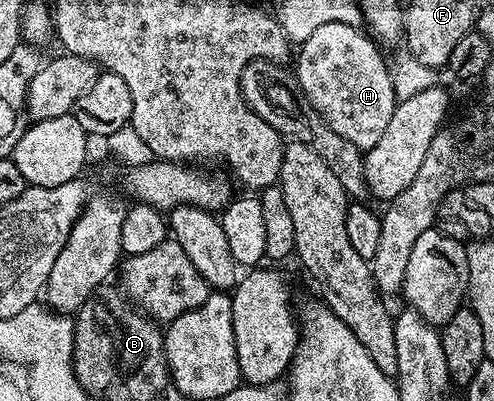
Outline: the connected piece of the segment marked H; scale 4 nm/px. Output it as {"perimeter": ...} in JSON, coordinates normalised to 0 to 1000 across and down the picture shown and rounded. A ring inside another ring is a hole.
{"perimeter":[[[654,57],[654,67],[638,67],[638,77],[630,77],[630,90],[599,125],[597,152],[601,142],[601,172],[597,170],[597,190],[601,195],[601,222],[626,249],[626,264],[642,279],[642,289],[656,302],[662,317],[670,317],[670,327],[678,327],[678,337],[702,347],[702,357],[719,357],[719,367],[733,377],[745,377],[751,367],[759,367],[759,357],[767,357],[767,347],[775,337],[775,327],[783,327],[783,304],[791,299],[791,287],[800,287],[800,267],[806,249],[800,237],[800,217],[796,200],[787,185],[789,165],[779,162],[779,147],[771,137],[765,105],[757,100],[745,80],[733,77],[719,62],[702,57]]]}

